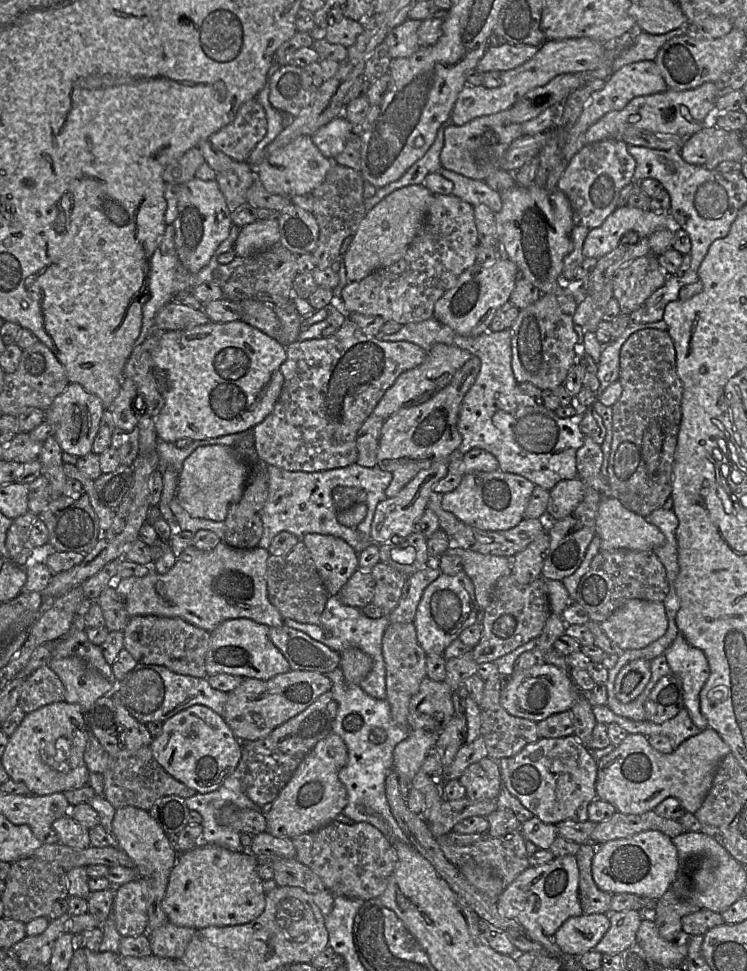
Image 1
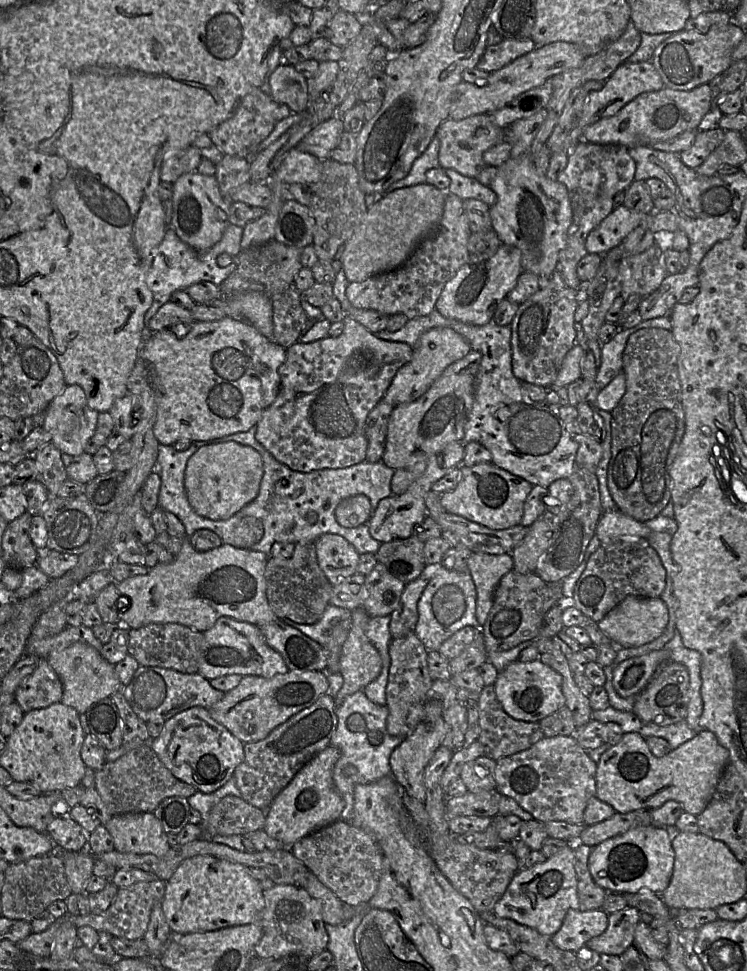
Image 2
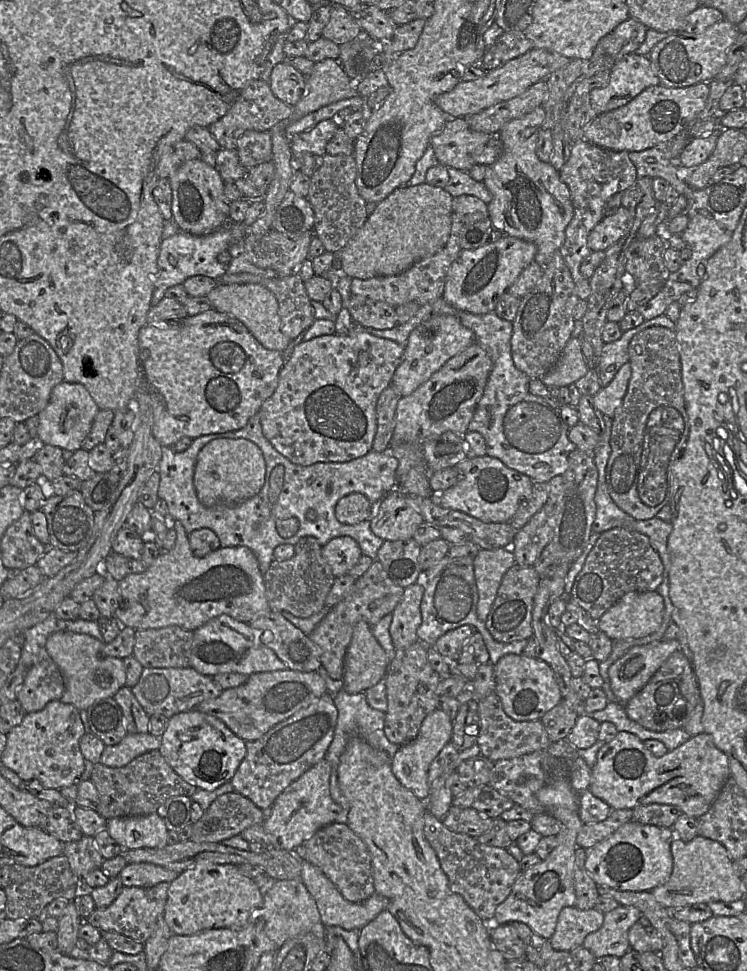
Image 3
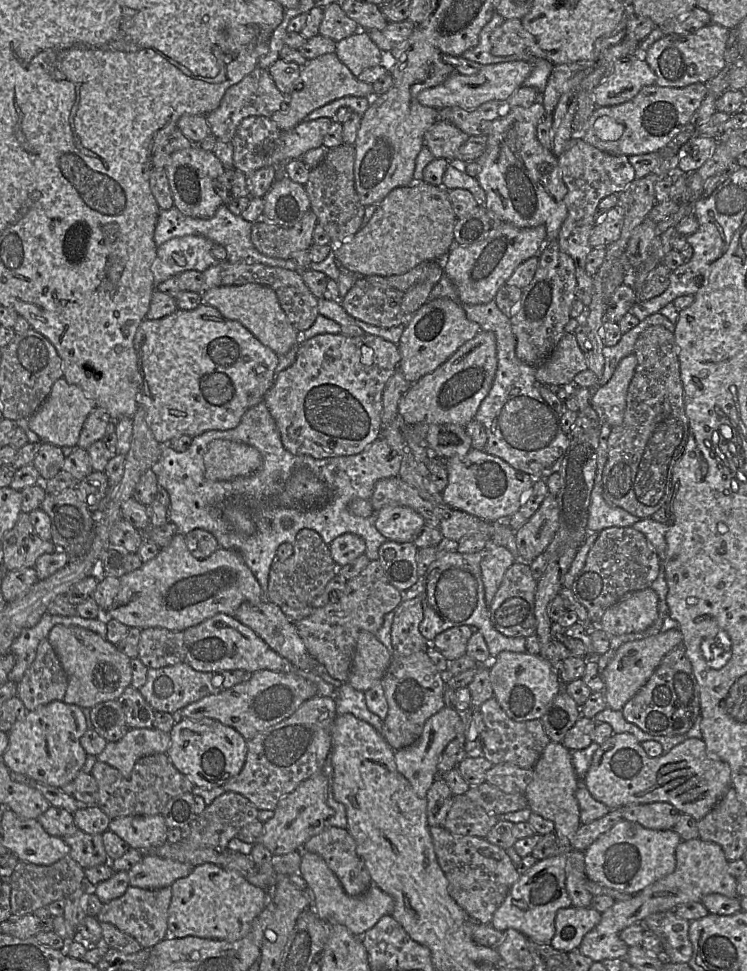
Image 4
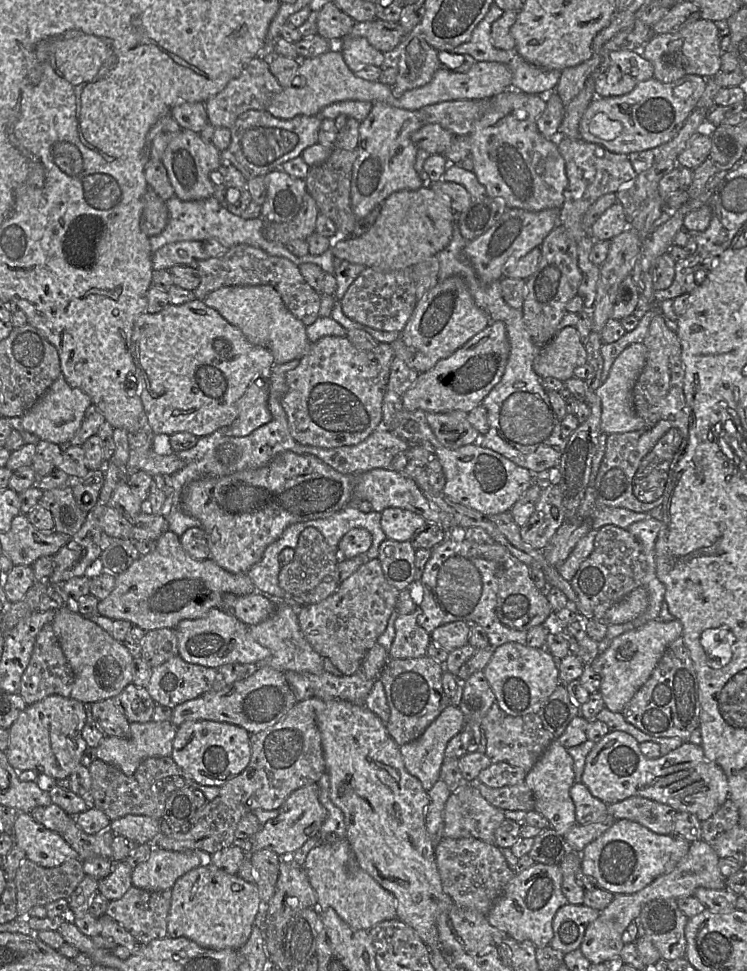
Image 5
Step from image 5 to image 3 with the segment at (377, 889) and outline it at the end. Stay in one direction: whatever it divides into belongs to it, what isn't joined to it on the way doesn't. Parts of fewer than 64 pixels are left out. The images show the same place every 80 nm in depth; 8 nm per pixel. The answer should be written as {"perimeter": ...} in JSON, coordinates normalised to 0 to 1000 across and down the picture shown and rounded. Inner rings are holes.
{"perimeter":[[[406,887],[403,906],[408,910],[415,922],[420,925],[430,949],[435,955],[450,954],[461,958],[483,957],[501,947],[507,940],[518,937],[522,931],[519,925],[505,920],[501,920],[493,926],[481,930],[465,928],[435,900],[426,893],[411,887]]]}

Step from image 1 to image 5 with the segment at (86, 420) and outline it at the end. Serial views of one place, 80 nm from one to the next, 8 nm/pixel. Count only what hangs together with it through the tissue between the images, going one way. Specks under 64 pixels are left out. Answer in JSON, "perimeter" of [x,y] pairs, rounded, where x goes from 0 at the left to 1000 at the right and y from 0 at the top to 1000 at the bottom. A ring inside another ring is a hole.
{"perimeter":[[[83,385],[71,393],[46,418],[28,429],[31,441],[54,453],[74,457],[92,455],[107,441],[122,411],[104,400],[95,399]]]}

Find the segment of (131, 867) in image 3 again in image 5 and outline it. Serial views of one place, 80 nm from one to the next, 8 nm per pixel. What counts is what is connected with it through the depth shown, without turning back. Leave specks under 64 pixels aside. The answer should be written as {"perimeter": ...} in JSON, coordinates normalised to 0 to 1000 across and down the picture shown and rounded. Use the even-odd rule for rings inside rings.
{"perimeter":[[[205,872],[199,884],[183,891],[177,898],[177,912],[198,918],[220,918],[230,916],[236,906],[254,896],[281,888],[281,882],[268,875],[258,876],[228,876],[213,872]]]}

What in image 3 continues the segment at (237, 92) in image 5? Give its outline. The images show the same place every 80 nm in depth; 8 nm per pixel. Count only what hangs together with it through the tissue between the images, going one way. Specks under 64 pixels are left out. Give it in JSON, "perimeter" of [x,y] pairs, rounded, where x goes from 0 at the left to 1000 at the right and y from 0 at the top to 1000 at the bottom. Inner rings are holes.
{"perimeter":[[[344,81],[335,84],[321,96],[304,116],[277,132],[292,146],[295,152],[315,154],[319,143],[333,134],[360,135],[375,125],[384,123],[391,110],[373,103],[363,94],[359,84]]]}

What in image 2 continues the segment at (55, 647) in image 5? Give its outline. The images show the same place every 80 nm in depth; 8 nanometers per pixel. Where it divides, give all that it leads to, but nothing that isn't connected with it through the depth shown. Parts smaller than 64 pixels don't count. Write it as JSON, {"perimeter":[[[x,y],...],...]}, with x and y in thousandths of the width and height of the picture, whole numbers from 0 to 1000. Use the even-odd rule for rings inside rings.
{"perimeter":[[[55,678],[50,688],[36,696],[19,714],[19,721],[35,734],[82,722],[84,705],[63,678]]]}

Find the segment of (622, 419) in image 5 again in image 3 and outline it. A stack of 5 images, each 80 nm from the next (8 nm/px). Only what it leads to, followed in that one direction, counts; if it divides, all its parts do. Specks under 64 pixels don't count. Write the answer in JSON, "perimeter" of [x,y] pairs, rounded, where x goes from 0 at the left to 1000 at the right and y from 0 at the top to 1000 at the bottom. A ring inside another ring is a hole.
{"perimeter":[[[838,373],[826,382],[819,392],[813,398],[803,400],[794,408],[794,416],[806,426],[822,429],[823,424],[833,417],[843,388],[845,376]]]}

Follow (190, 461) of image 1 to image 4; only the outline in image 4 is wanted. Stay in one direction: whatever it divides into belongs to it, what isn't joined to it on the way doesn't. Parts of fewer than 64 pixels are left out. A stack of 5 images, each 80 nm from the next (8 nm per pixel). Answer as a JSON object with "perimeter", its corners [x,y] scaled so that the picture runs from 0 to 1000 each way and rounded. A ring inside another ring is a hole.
{"perimeter":[[[285,453],[273,468],[274,491],[304,495],[332,490],[351,479],[351,470],[339,459],[305,453]]]}

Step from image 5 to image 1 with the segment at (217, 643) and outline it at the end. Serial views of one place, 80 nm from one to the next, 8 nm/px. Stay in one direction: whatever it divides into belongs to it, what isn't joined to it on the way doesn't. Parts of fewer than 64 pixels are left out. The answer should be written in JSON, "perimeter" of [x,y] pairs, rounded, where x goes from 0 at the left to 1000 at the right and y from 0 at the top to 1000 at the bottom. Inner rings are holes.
{"perimeter":[[[332,636],[305,637],[281,651],[274,688],[278,695],[304,693],[331,698],[360,700],[387,692],[388,684],[360,656],[361,646]]]}

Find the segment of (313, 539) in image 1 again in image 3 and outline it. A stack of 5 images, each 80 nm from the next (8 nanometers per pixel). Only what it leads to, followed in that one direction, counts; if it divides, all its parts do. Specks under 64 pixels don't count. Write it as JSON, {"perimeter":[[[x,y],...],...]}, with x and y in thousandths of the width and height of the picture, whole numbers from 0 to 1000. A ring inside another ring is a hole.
{"perimeter":[[[454,552],[431,562],[431,573],[451,595],[461,593],[485,573],[479,559],[469,552]]]}

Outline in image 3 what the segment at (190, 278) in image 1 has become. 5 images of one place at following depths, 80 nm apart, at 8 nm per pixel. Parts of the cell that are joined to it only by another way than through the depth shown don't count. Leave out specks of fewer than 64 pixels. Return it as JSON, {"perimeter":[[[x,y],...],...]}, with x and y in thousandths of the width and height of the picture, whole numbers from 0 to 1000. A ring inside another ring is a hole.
{"perimeter":[[[304,228],[297,234],[277,242],[262,243],[248,239],[240,239],[218,246],[216,248],[214,260],[210,266],[210,278],[206,283],[206,299],[202,308],[202,316],[210,314],[221,306],[221,301],[225,297],[245,292],[249,287],[257,284],[272,283],[286,288],[295,287],[304,280],[305,272],[292,270],[290,264],[299,258],[305,258],[311,252],[325,248],[332,240],[333,234],[325,229],[305,230]]]}

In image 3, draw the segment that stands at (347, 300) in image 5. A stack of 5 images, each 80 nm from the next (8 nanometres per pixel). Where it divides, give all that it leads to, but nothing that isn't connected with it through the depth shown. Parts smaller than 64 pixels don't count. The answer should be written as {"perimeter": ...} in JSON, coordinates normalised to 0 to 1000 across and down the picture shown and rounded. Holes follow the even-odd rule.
{"perimeter":[[[470,304],[465,319],[470,329],[489,338],[515,340],[533,335],[530,316],[489,305]]]}

